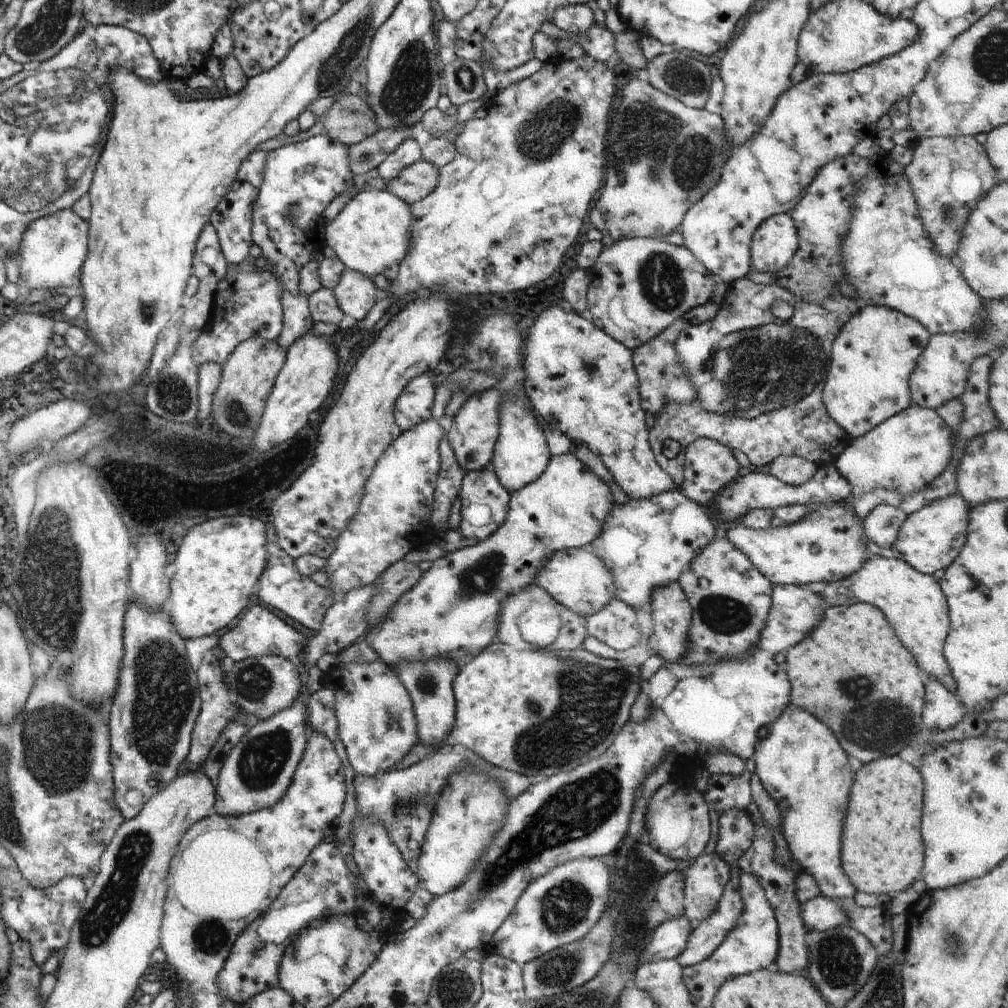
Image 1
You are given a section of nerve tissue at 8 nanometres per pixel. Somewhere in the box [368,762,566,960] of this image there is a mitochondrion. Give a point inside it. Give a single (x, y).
(407, 807)

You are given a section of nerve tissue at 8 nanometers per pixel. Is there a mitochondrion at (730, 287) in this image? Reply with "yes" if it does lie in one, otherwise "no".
no

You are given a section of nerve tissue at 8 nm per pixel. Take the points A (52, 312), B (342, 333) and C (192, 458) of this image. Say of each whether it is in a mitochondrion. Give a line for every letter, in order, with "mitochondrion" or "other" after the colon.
A: other
B: other
C: other

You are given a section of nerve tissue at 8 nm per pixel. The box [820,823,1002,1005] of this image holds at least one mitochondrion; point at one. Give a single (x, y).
(956, 958)

